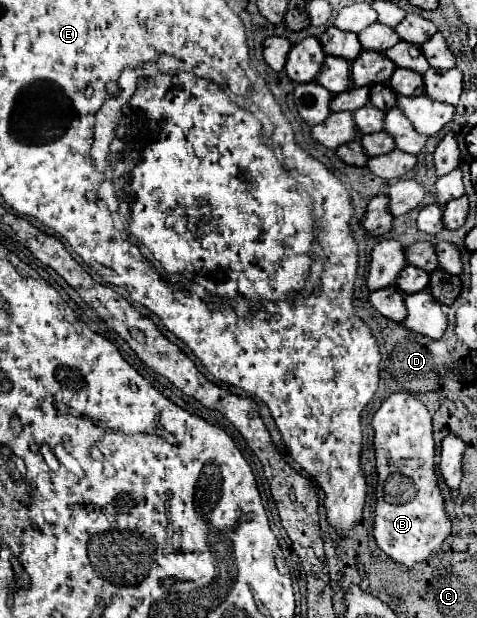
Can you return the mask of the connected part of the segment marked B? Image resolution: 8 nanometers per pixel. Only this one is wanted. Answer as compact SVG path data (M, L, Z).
M407 392L391 394L375 412L375 460L377 460L377 508L375 508L375 542L395 562L413 568L427 562L433 552L451 536L453 524L445 512L435 472L435 442L431 414L425 404Z

